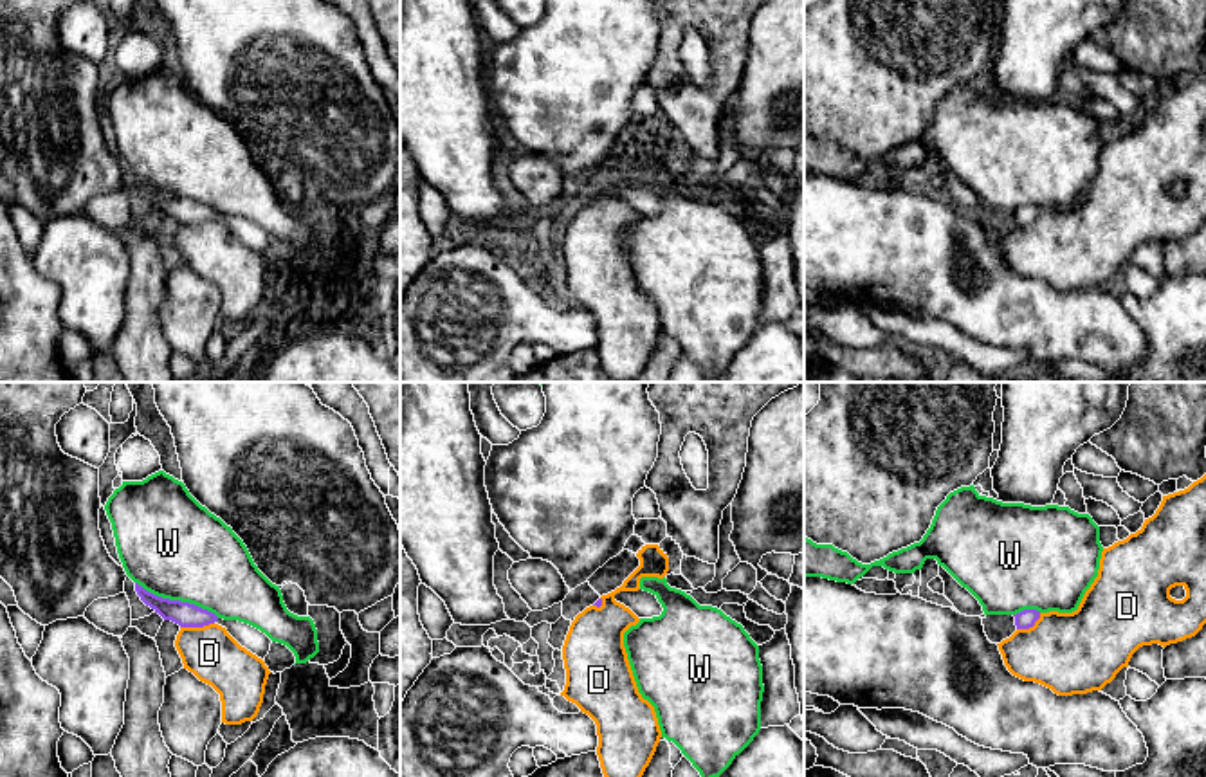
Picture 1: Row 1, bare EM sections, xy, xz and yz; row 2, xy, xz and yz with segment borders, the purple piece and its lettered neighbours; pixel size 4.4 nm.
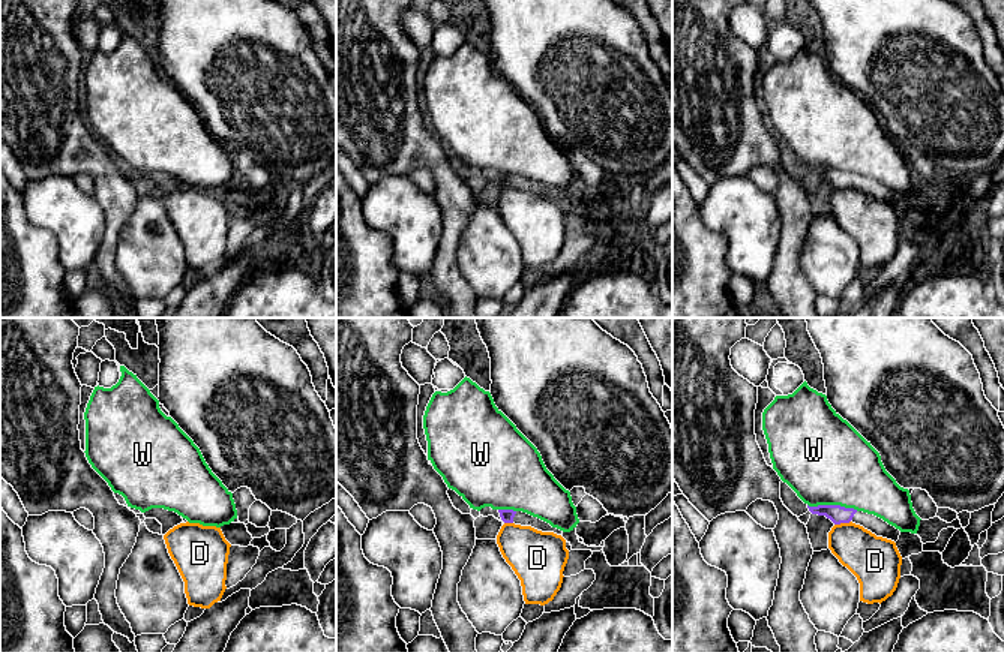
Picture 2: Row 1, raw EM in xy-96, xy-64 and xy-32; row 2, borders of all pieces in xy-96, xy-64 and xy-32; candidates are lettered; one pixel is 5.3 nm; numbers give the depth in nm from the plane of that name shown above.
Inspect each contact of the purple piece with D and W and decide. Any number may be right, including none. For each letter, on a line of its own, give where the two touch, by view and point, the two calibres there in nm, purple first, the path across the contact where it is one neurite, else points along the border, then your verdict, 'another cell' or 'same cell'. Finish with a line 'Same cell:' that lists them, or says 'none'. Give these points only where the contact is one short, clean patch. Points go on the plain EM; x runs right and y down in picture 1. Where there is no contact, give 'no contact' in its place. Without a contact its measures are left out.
D: meets purple in xy at (197, 222); 110 nm thick on the purple side, 240 nm on the other; another cell
W: meets purple in xy at (177, 197); 110 nm thick on the purple side, 460 nm on the other; another cell
Same cell: none

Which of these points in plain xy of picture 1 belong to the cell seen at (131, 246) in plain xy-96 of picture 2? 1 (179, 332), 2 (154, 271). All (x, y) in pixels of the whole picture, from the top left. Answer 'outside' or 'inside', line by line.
1: inside
2: outside

